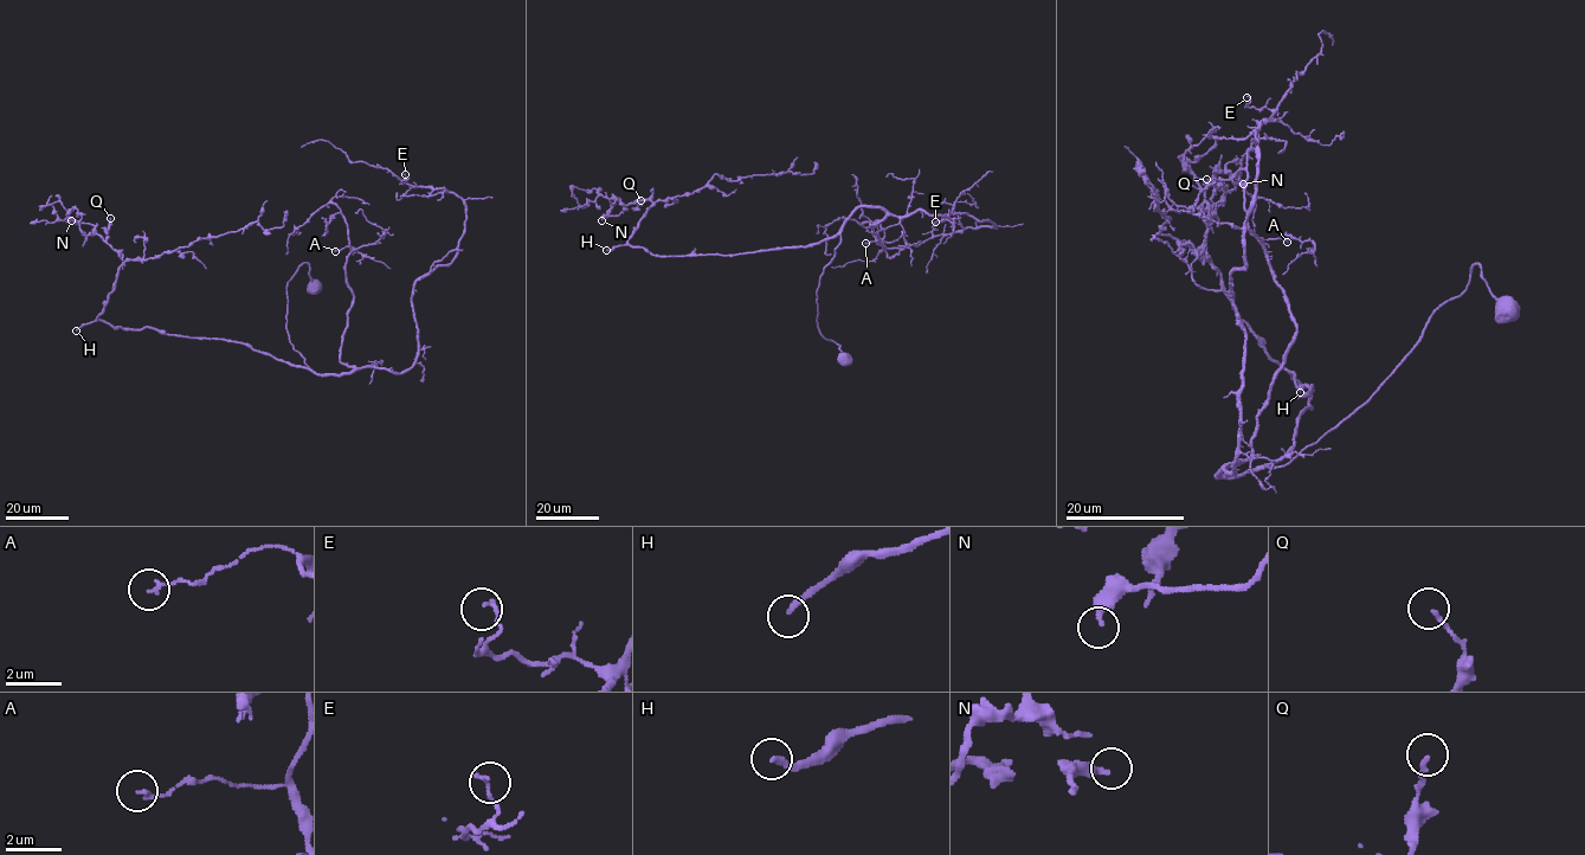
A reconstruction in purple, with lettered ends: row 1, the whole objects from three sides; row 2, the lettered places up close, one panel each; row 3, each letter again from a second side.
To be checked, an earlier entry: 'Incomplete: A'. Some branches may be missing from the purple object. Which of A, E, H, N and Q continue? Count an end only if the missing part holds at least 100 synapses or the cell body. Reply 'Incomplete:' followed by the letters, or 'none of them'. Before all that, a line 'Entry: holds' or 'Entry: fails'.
Entry: fails
Incomplete: H

